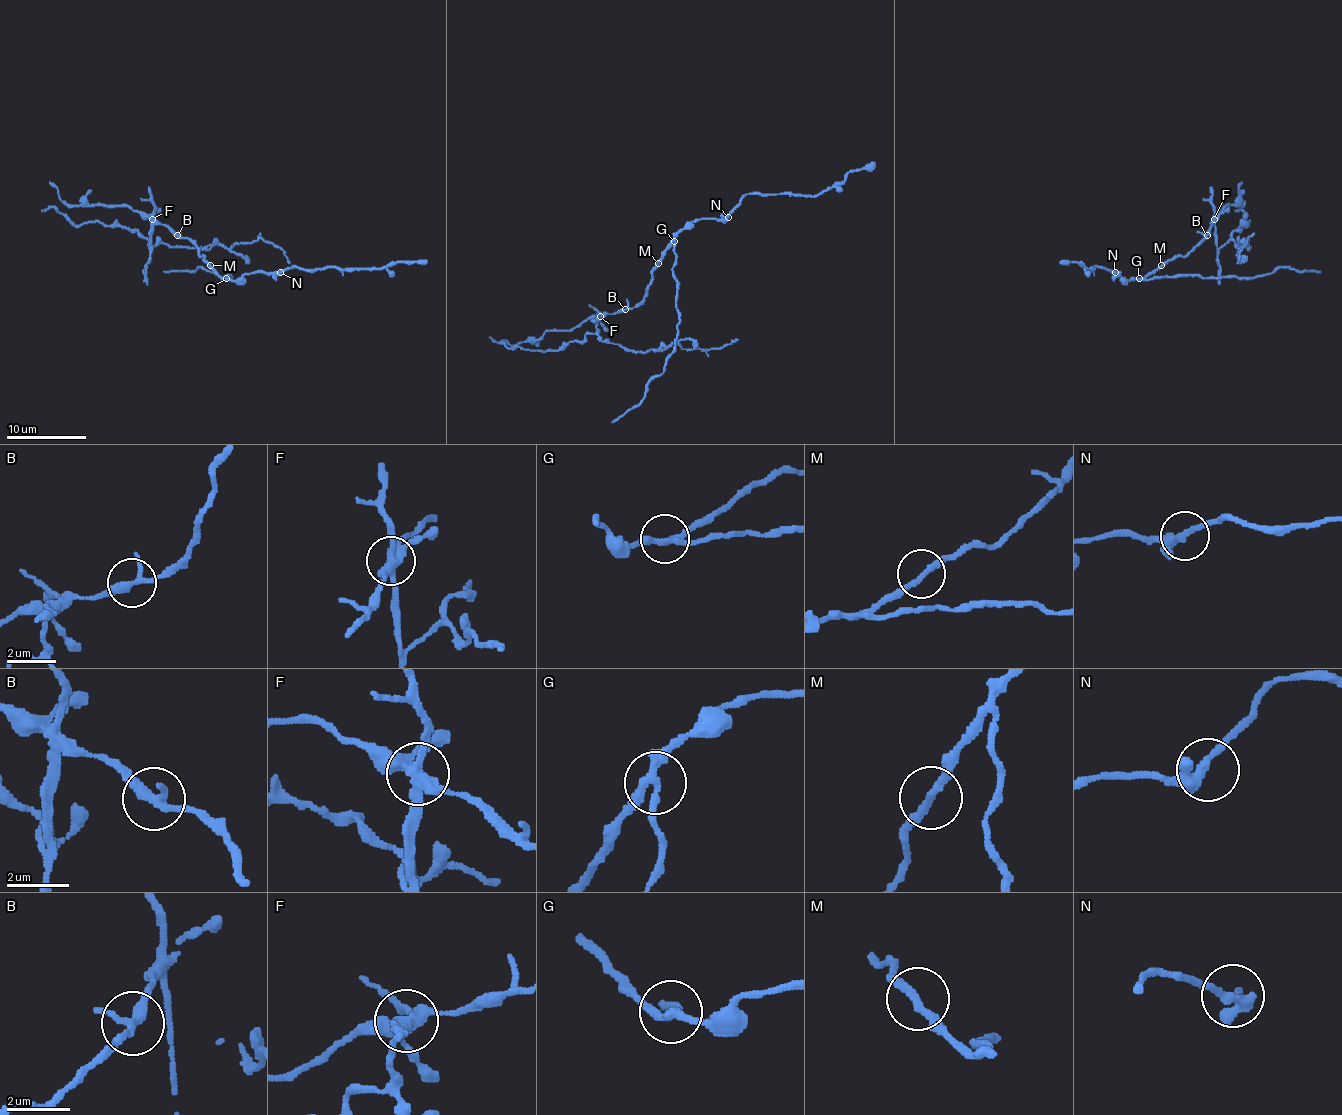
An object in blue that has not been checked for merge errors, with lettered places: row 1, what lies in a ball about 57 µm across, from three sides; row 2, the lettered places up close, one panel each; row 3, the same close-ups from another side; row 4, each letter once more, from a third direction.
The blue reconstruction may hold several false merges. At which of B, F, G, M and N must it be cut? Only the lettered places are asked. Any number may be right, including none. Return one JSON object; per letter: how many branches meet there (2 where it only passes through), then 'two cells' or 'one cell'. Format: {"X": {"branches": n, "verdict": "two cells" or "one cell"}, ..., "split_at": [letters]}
{"B": {"branches": 3, "verdict": "one cell"}, "F": {"branches": 5, "verdict": "two cells"}, "G": {"branches": 3, "verdict": "two cells"}, "M": {"branches": 2, "verdict": "one cell"}, "N": {"branches": 3, "verdict": "one cell"}, "split_at": ["F", "G"]}

